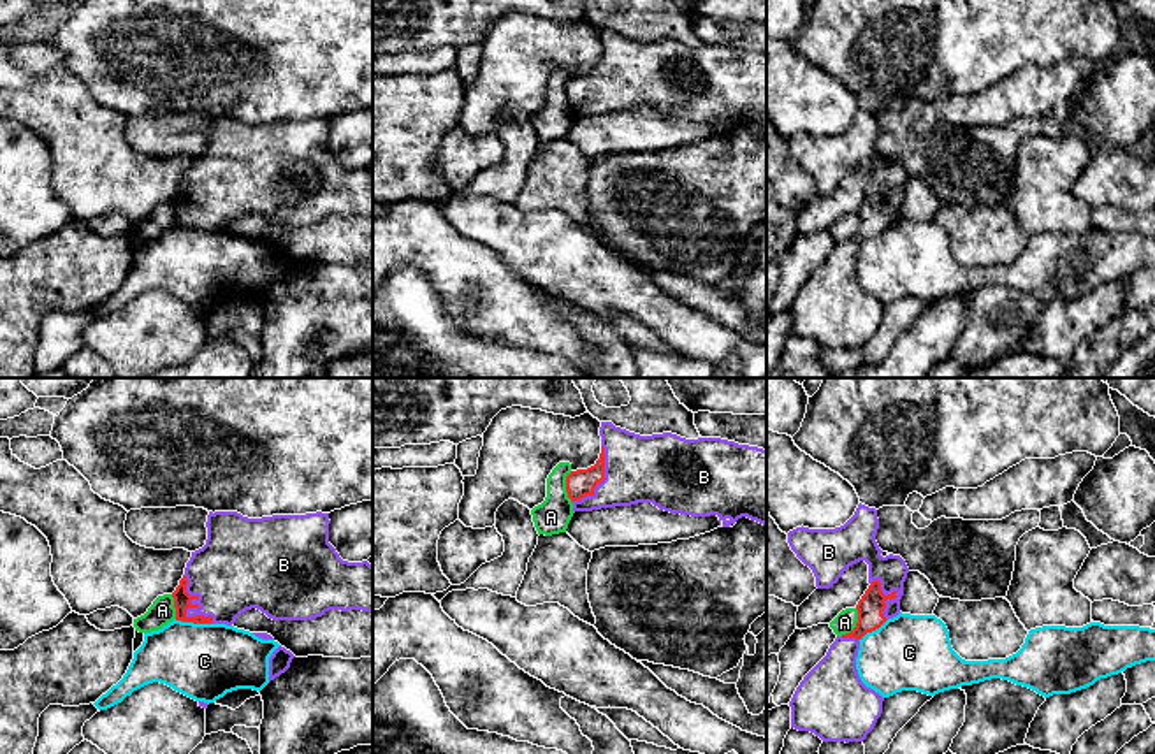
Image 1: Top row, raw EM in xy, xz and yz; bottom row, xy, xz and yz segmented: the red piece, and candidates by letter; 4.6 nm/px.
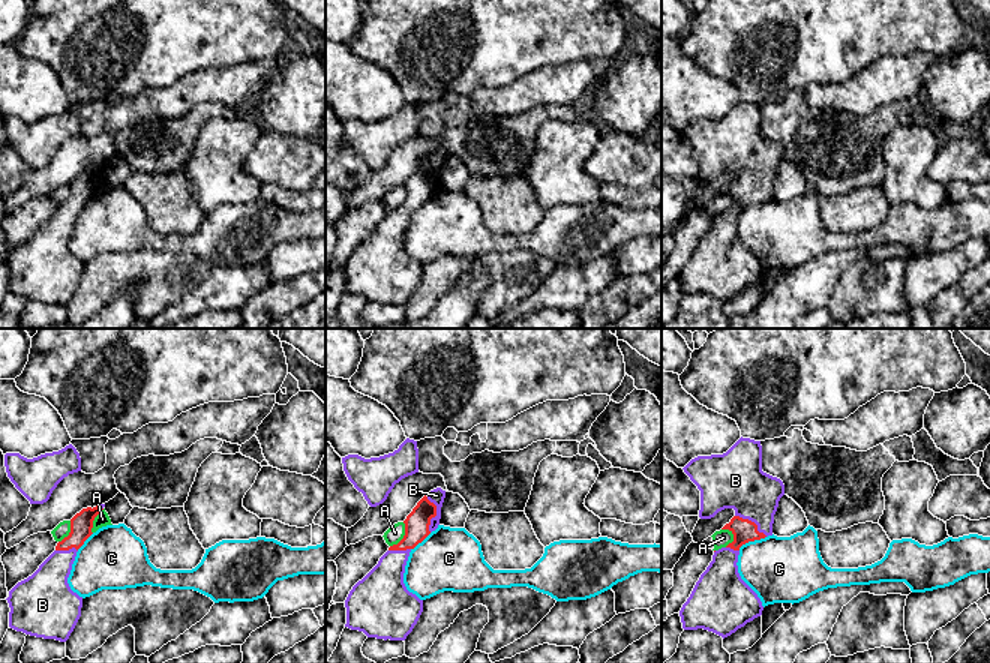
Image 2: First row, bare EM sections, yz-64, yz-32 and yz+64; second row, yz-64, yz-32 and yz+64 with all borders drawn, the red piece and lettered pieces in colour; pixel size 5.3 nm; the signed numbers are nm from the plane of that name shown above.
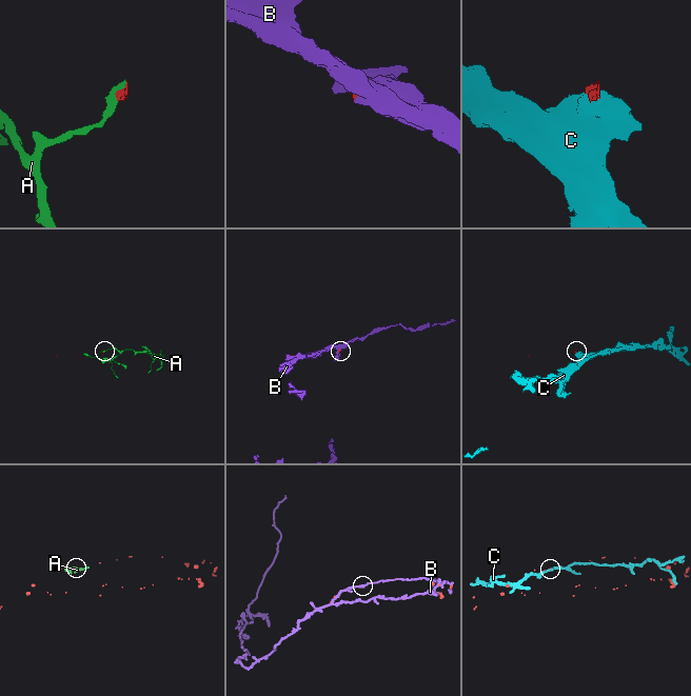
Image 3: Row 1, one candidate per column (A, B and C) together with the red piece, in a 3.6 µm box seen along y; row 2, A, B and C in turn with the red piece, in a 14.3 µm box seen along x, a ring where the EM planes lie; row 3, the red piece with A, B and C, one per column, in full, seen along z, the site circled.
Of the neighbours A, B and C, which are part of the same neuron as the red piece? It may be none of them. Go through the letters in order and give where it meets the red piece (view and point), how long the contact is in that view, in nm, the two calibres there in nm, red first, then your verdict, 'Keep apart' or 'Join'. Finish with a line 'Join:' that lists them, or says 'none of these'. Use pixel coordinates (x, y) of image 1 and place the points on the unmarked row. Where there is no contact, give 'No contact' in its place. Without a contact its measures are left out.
A: Touches red at yz (857, 231). Shared border 150 nm. Thickness 120 nm (red) against 100 nm. Keep apart
B: Touches red at xy (187, 215). Shared border 260 nm. Thickness 80 nm (red) against 360 nm. Join
C: Touches red at xy (194, 229). Shared border 180 nm. Thickness 80 nm (red) against 360 nm. Keep apart
Join: B

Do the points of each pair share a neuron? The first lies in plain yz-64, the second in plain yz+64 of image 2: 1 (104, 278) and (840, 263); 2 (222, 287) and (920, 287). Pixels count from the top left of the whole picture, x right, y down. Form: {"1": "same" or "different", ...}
{"1": "different", "2": "same"}

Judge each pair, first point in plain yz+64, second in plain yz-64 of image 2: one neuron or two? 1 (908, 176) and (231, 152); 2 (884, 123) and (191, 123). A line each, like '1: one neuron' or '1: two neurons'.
1: one neuron
2: one neuron

